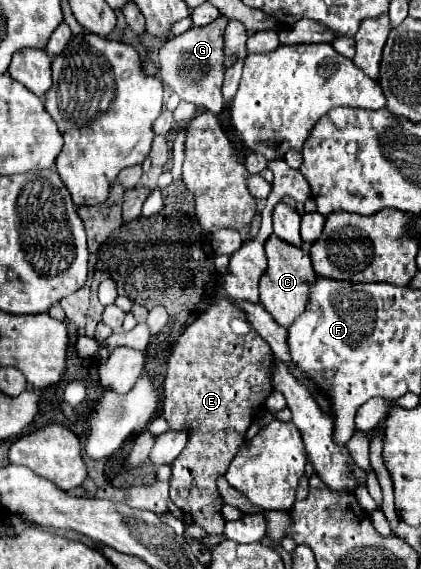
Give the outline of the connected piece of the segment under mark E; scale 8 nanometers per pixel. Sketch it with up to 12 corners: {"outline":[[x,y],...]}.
{"outline":[[225,299],[183,331],[163,415],[189,427],[171,501],[225,541],[217,477],[271,395],[271,349]]}

